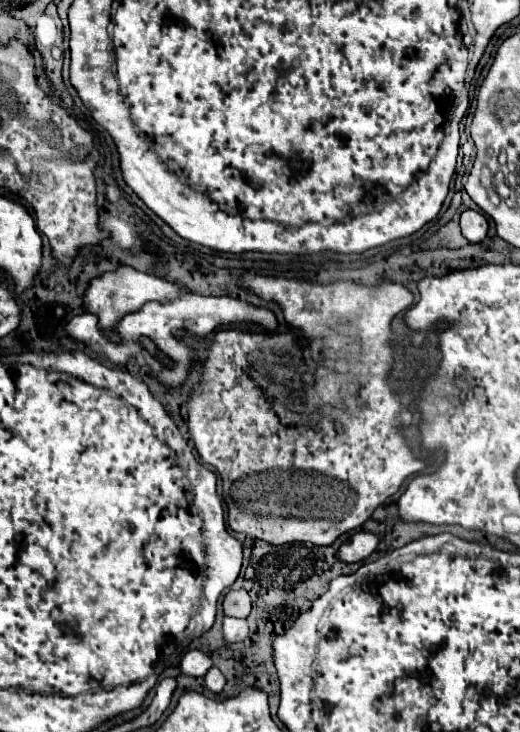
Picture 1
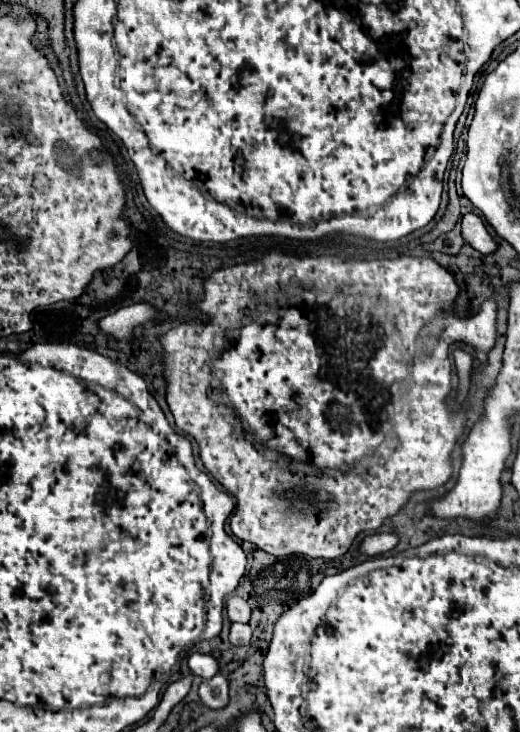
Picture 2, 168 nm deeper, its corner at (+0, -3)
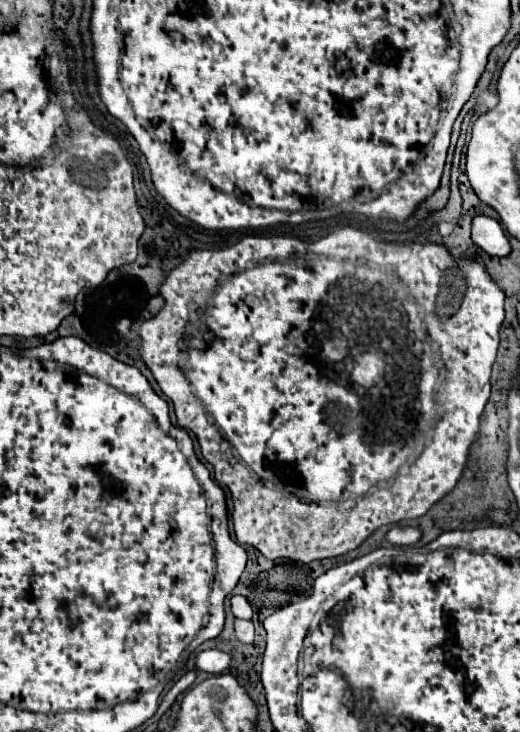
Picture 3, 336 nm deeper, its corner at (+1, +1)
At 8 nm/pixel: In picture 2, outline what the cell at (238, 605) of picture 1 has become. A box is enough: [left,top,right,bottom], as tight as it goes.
[226,597,250,623]

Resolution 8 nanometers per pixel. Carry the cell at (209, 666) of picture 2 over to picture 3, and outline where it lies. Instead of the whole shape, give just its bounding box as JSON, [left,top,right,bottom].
[195,649,231,675]

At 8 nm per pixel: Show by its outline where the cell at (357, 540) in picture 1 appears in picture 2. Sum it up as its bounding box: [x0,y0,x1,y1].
[360,533,398,555]

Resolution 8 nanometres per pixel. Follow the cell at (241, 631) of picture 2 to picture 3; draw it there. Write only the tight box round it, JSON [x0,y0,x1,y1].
[235,619,253,643]

